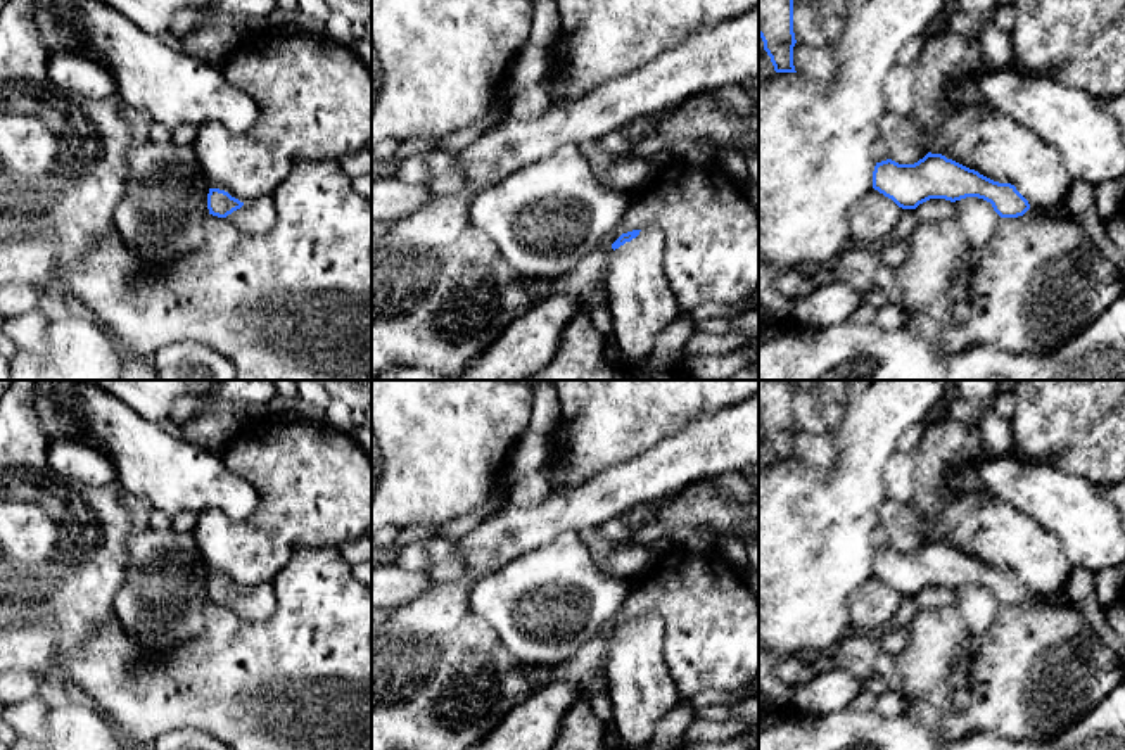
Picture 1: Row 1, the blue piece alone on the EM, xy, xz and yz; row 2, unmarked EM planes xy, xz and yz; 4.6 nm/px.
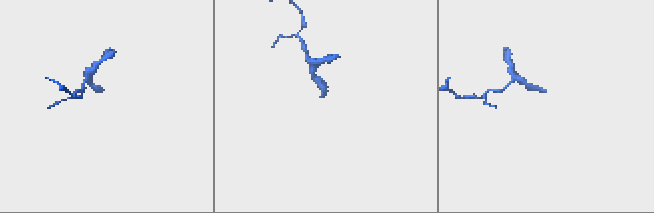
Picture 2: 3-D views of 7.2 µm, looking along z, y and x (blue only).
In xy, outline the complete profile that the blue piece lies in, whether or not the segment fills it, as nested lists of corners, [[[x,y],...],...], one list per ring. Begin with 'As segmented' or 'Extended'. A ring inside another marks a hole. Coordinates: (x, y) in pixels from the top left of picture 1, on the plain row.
Extended. [[[209,575],[207,581],[209,601],[226,605],[242,620],[264,622],[278,608],[275,584],[264,582],[254,589],[244,591],[219,575]]]

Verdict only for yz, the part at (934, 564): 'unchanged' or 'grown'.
grown

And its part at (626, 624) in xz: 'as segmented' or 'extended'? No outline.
extended

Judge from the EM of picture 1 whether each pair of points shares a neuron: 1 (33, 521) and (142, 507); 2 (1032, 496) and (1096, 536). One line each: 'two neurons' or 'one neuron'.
1: one neuron
2: one neuron

